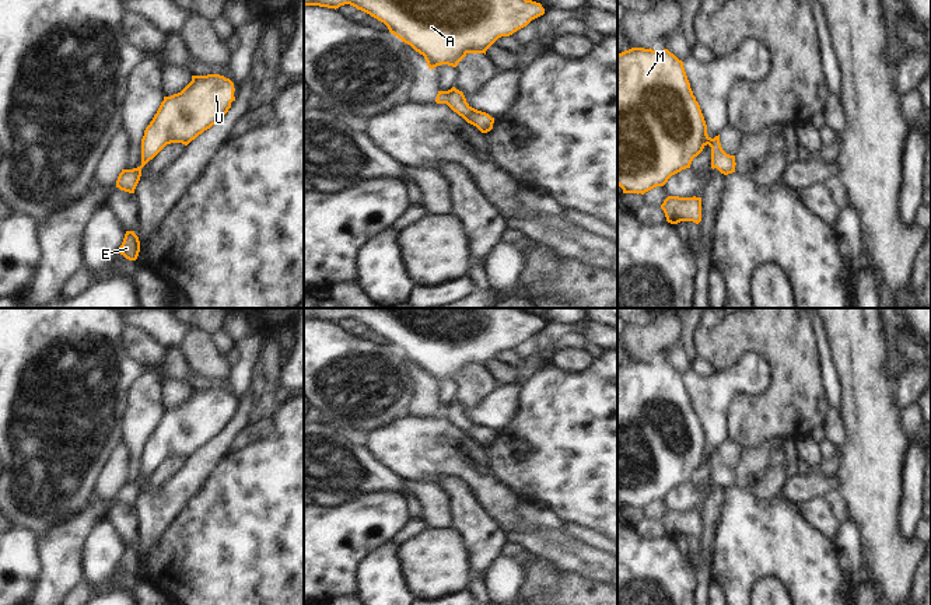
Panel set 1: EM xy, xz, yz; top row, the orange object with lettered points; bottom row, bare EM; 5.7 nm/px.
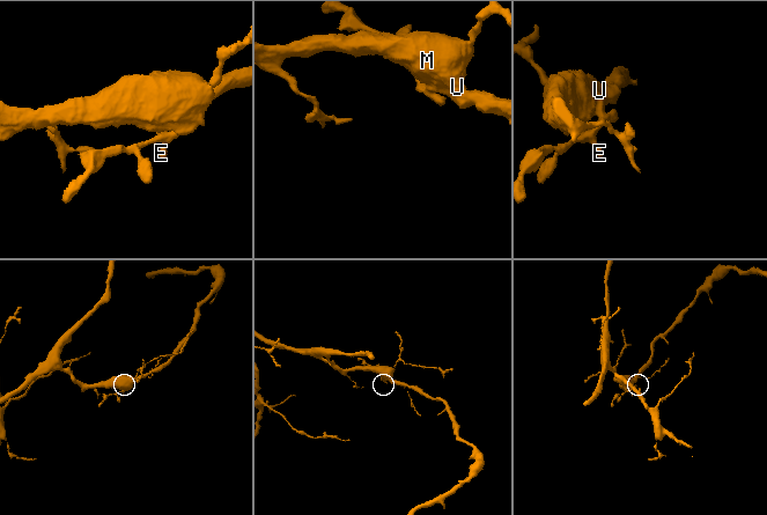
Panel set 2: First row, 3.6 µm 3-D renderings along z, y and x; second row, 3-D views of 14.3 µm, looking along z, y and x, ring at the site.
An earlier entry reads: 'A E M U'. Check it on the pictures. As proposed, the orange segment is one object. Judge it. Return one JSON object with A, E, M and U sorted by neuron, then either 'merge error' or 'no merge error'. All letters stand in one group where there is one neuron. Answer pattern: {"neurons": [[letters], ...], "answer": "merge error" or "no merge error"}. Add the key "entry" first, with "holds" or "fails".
{"entry": "fails", "neurons": [["A", "M", "U"], ["E"]], "answer": "merge error"}

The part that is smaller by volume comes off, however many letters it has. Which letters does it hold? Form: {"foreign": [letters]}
{"foreign": ["E"]}

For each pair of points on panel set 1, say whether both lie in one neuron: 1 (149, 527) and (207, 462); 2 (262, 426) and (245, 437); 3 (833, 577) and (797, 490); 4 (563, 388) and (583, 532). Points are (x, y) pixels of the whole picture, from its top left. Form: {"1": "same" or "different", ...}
{"1": "same", "2": "same", "3": "different", "4": "different"}

